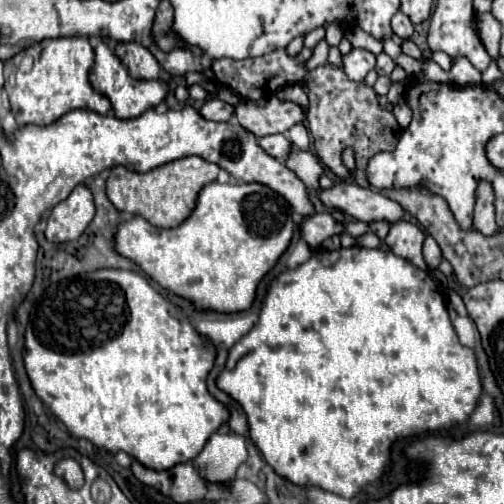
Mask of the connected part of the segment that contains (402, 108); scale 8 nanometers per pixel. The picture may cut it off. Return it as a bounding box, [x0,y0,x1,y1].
[393,101,411,129]

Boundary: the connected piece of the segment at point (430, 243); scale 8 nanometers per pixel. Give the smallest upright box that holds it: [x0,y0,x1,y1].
[423,235,441,271]

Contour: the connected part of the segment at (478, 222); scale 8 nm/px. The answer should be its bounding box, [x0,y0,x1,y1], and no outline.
[473,181,497,237]

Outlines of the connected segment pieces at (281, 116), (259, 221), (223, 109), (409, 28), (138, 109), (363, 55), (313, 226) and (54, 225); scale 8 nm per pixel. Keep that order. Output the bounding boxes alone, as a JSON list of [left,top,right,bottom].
[[235,97,305,139],[115,183,293,313],[199,99,233,121],[391,11,413,39],[91,43,169,119],[343,49,375,81],[301,213,339,249],[45,185,95,243]]

